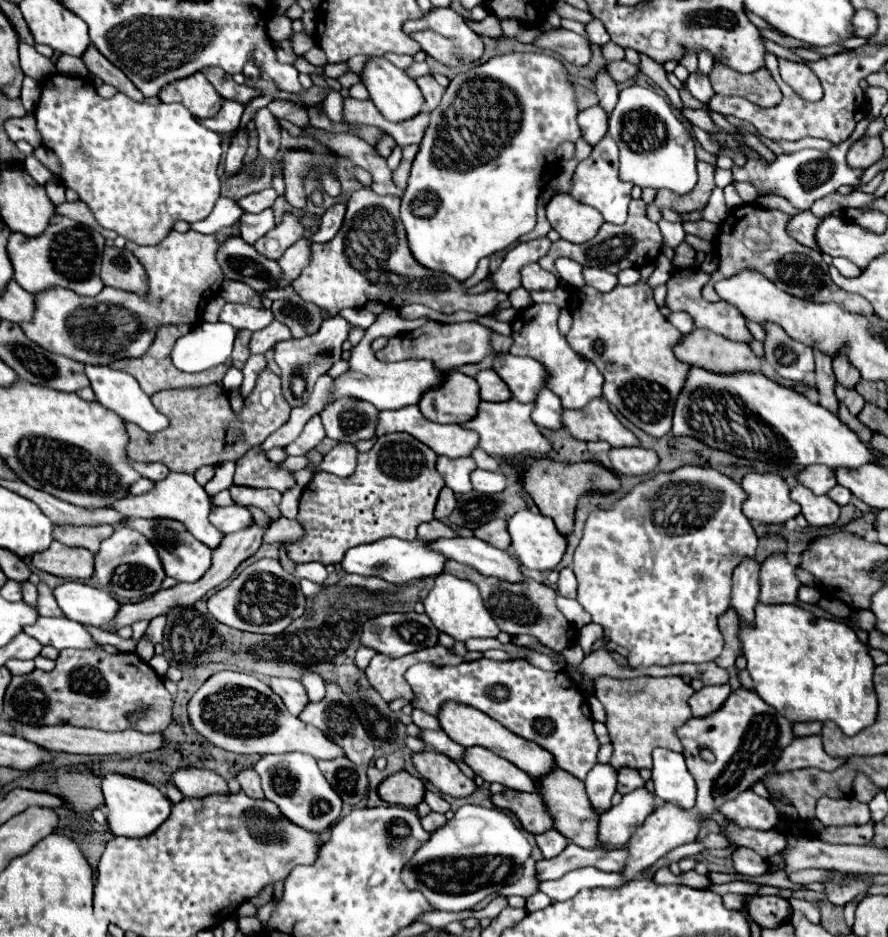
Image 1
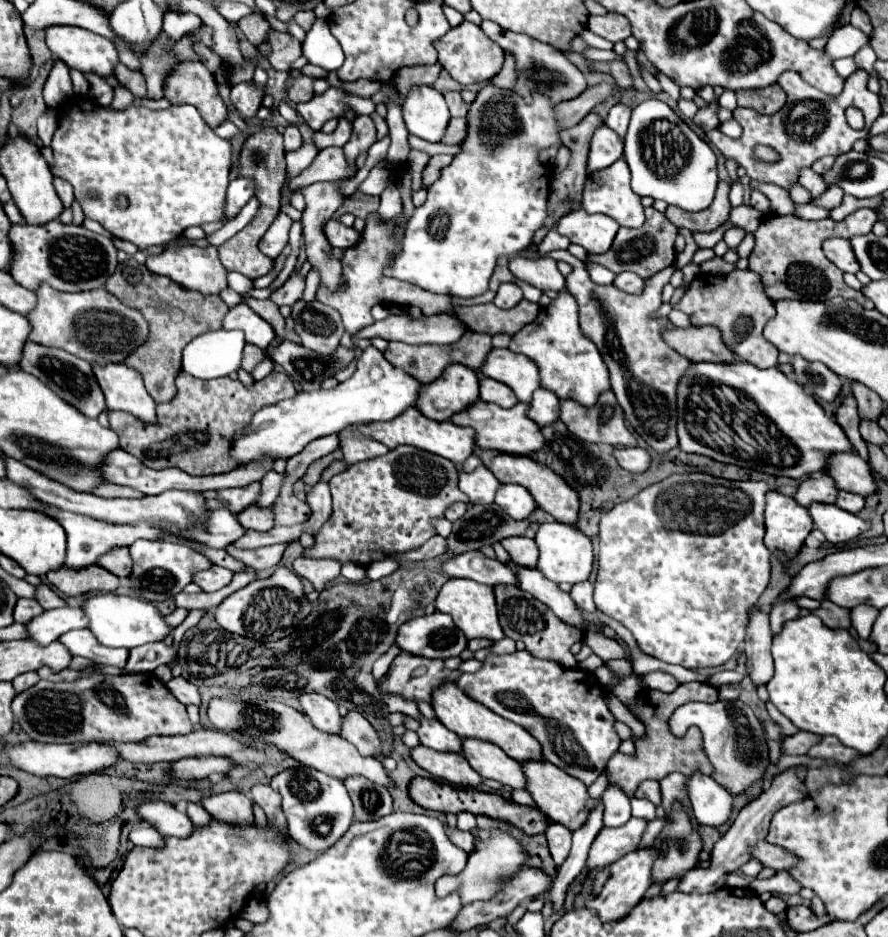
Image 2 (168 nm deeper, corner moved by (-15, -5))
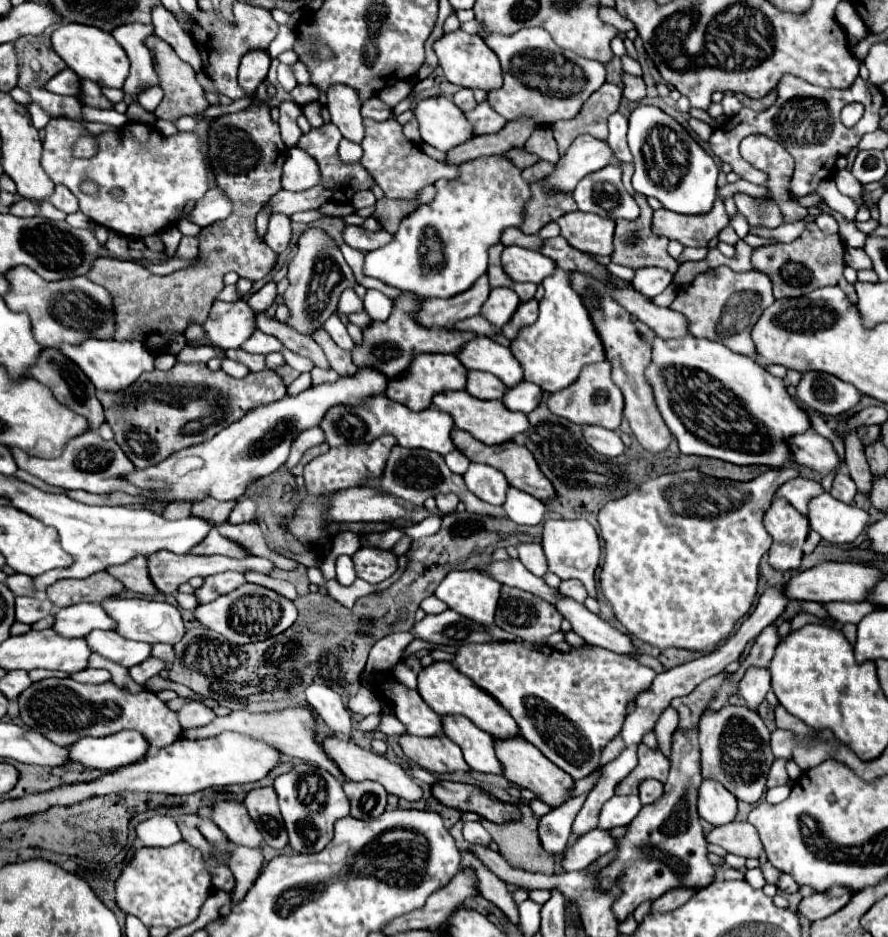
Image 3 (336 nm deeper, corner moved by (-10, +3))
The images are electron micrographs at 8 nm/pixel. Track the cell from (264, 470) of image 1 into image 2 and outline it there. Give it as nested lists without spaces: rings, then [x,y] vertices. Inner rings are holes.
[[[253,482],[253,484],[243,486],[243,488],[219,490],[219,498],[229,504],[229,510],[233,514],[239,514],[243,508],[253,504],[255,498],[259,498],[259,486],[261,486],[261,482]]]

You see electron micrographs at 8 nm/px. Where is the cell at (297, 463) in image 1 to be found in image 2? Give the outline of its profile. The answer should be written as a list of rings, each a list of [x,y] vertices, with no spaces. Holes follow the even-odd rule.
[[[271,470],[263,476],[261,480],[261,498],[255,502],[257,506],[271,506],[275,502],[275,498],[279,498],[283,486],[283,474]]]

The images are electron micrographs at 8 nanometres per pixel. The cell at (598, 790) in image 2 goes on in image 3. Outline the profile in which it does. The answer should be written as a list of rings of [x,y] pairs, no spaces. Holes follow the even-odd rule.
[[[584,794],[578,798],[570,798],[566,804],[560,804],[550,814],[540,818],[538,834],[540,834],[540,842],[546,852],[560,854],[566,848],[570,830],[572,830],[572,822],[574,822],[578,810],[582,808],[582,802],[585,802],[586,797],[587,795]]]

